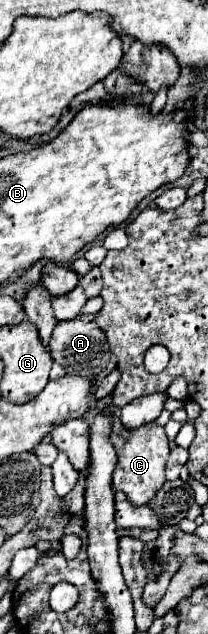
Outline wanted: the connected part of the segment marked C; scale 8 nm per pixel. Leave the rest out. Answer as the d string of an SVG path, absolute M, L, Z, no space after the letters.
M118 417L112 419L112 433L110 443L116 449L118 461L112 475L112 487L116 491L124 491L130 501L136 505L146 505L166 483L166 459L170 453L168 437L164 433L164 427L158 423L146 423L138 429L126 429Z

